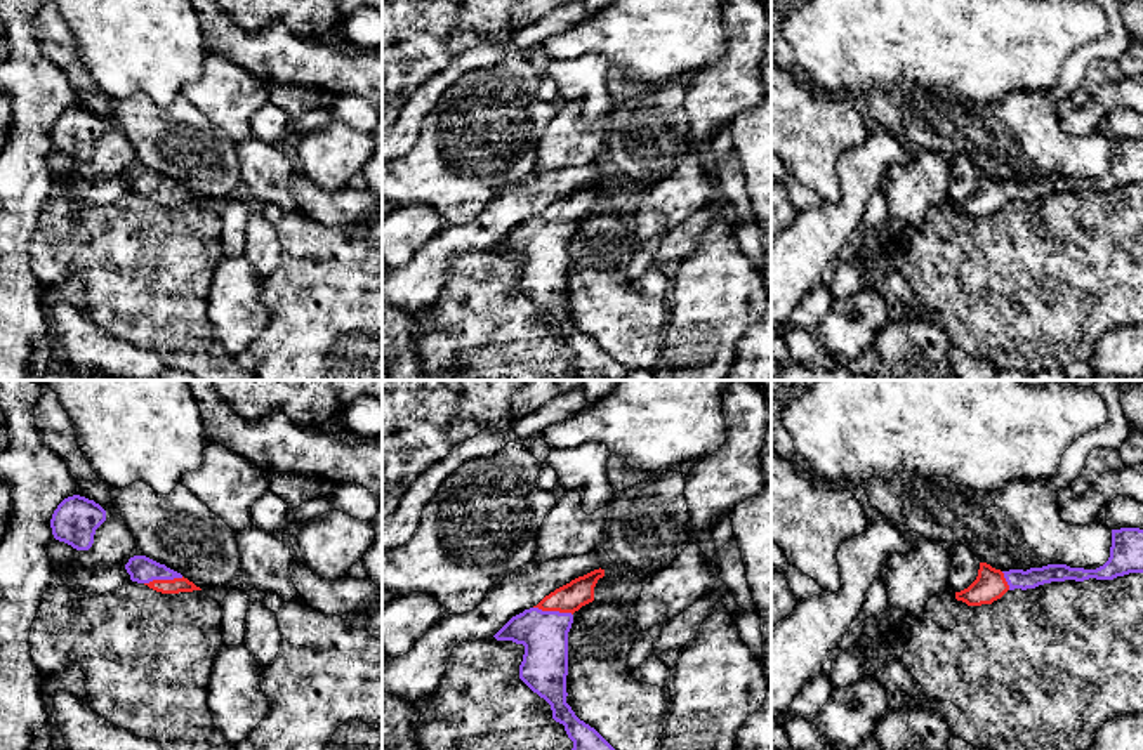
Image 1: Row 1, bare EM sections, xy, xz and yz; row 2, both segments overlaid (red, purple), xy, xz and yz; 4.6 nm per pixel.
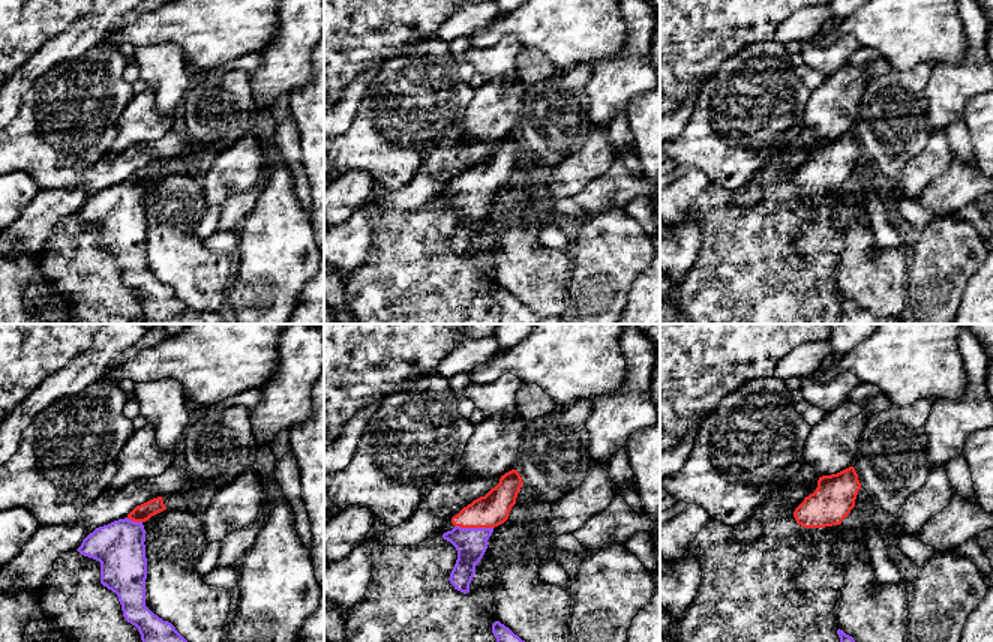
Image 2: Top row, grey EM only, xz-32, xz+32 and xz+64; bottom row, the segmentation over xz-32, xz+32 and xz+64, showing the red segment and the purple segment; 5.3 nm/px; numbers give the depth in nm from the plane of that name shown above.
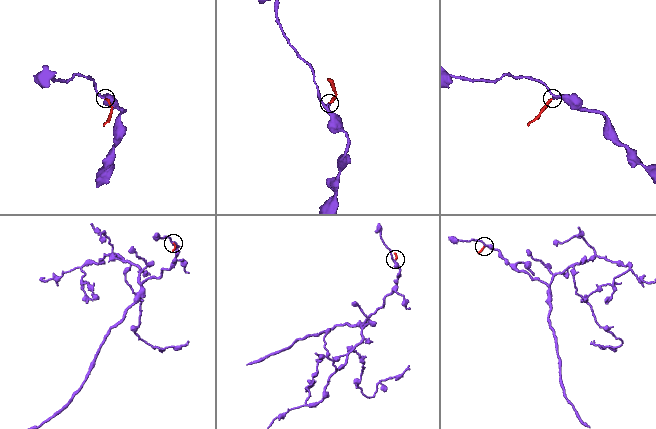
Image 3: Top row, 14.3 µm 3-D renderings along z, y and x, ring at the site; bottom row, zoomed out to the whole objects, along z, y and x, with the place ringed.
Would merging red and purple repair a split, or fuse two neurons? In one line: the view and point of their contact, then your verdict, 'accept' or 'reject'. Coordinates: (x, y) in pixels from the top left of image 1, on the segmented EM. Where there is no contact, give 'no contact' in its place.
xz (553, 610) | accept

